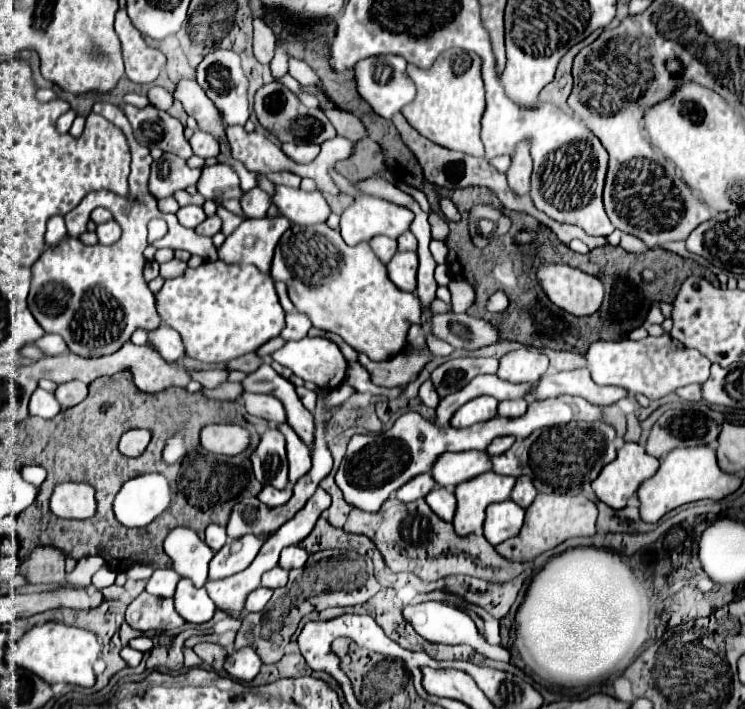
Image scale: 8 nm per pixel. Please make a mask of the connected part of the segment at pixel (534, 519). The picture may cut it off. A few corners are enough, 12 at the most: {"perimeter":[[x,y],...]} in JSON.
{"perimeter":[[539,493],[519,535],[495,545],[533,561],[571,537],[595,535],[585,495]]}

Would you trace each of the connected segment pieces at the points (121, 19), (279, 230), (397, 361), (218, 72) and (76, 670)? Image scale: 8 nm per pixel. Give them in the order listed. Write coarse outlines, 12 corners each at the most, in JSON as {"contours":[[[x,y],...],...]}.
{"contours":[[[125,7],[115,33],[128,79],[153,83],[165,55],[141,39]],[[287,217],[247,219],[221,245],[225,263],[267,273]],[[427,345],[385,363],[359,353],[375,385],[407,385],[429,363]],[[215,49],[197,83],[227,125],[249,119],[247,75],[239,55]],[[43,623],[5,661],[53,683],[91,687],[93,631]]]}

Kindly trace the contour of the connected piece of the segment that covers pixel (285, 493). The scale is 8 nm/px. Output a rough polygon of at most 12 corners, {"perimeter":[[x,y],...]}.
{"perimeter":[[265,485],[257,497],[269,507],[291,499],[291,489]]}

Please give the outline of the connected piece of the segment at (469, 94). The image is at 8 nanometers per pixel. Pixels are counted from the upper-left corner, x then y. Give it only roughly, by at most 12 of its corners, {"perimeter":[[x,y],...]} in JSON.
{"perimeter":[[449,49],[401,109],[423,137],[473,157],[485,111],[481,57]]}

